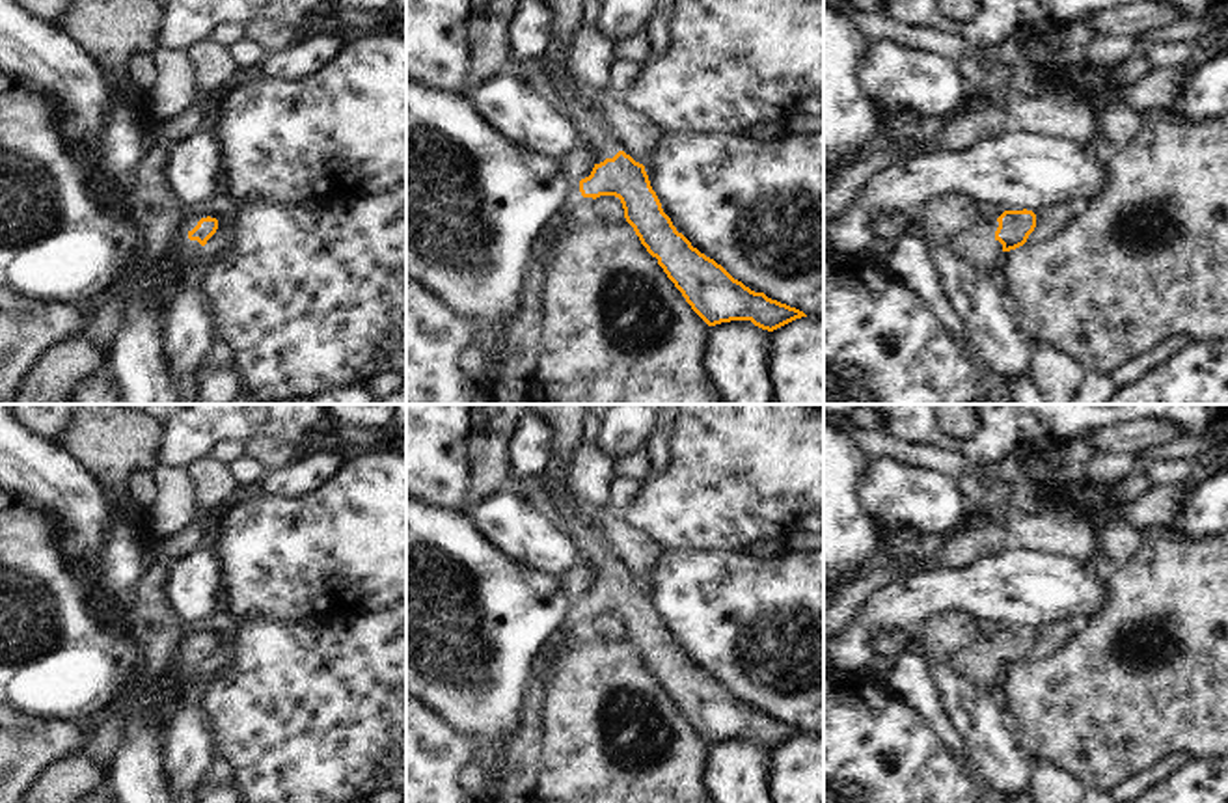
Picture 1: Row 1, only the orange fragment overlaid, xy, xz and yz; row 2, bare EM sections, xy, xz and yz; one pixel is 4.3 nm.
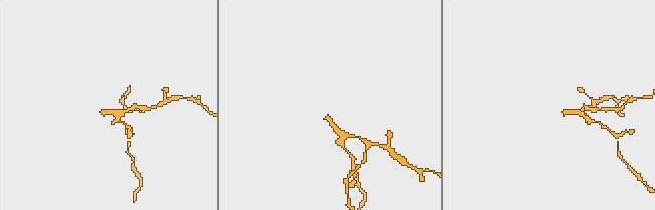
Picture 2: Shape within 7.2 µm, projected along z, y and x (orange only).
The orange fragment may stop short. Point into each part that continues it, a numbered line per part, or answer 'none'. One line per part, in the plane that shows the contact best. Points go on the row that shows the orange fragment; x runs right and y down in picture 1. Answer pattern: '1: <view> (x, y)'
1: xz (591, 133)

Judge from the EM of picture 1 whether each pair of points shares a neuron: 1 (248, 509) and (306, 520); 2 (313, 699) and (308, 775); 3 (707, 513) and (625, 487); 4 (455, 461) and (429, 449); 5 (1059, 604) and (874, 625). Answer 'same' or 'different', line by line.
1: same
2: same
3: different
4: same
5: same

